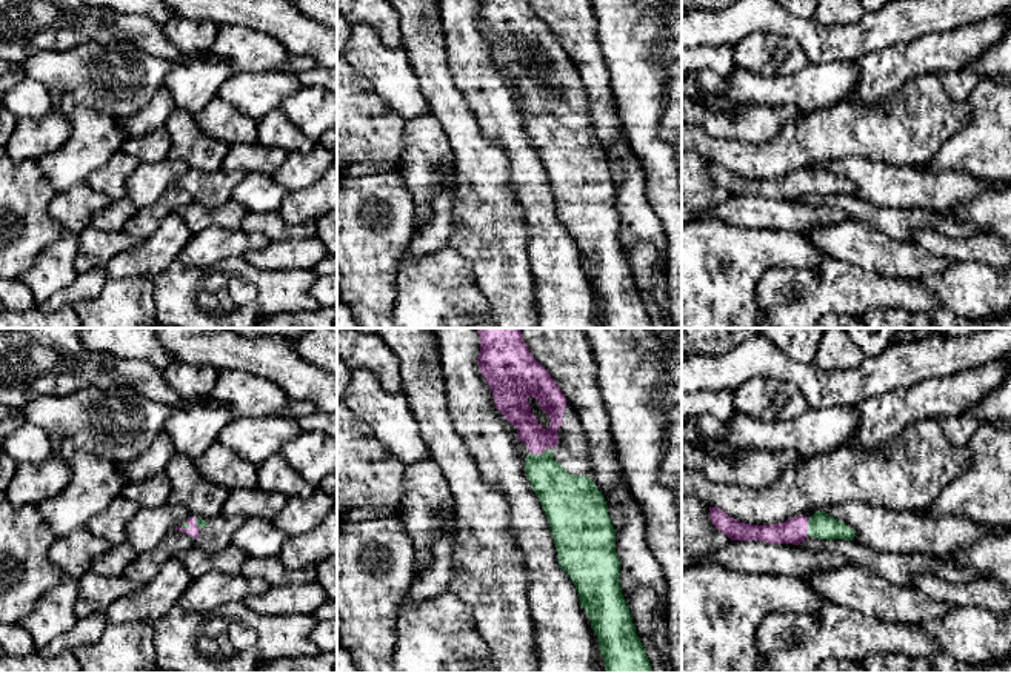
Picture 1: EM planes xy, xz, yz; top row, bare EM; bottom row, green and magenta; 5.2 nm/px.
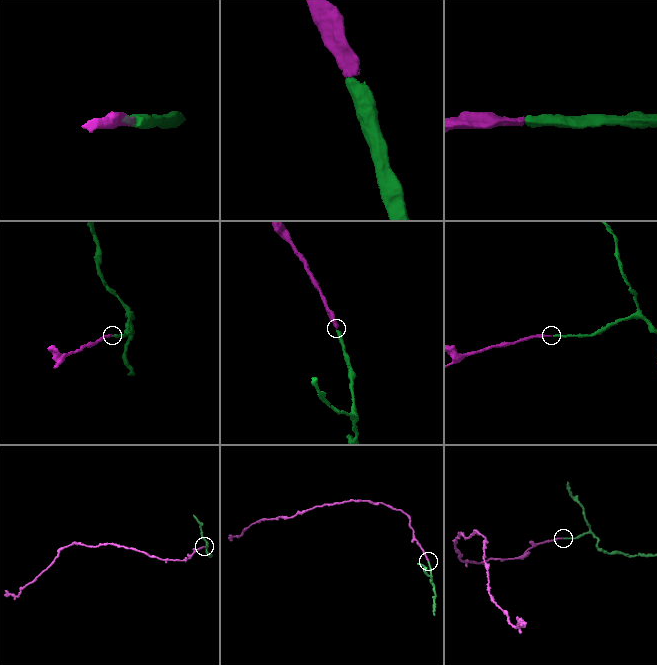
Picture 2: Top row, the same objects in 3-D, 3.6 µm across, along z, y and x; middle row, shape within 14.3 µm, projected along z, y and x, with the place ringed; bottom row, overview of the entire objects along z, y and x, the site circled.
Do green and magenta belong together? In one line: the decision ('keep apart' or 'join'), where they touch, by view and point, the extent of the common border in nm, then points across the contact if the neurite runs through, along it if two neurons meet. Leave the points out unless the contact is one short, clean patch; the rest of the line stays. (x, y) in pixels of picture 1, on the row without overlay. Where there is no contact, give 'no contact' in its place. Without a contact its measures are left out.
join; meets green in xz at (536, 110); contact 80 nm long; runs through xz (560, 150), (542, 127), (536, 110), (536, 93), (517, 66)

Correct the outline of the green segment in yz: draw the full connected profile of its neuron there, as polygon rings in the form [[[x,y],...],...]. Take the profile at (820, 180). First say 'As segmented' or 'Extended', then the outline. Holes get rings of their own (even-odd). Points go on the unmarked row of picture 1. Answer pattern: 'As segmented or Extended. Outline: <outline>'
Extended. Outline: [[[709,162],[712,180],[726,189],[731,196],[763,196],[768,199],[794,199],[799,200],[806,191],[817,194],[845,194],[853,196],[856,186],[845,177],[816,166],[809,174],[796,171],[782,179],[752,180],[729,172],[725,166]]]

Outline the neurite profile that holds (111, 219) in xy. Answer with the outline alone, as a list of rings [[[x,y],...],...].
[[[126,197],[114,200],[106,208],[92,214],[91,226],[105,233],[122,231],[137,209],[138,208]]]

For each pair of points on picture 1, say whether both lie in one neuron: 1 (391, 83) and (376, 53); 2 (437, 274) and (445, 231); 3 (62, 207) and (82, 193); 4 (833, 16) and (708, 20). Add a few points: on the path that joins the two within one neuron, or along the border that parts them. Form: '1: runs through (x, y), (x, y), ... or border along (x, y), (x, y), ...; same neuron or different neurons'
1: runs through (391, 76), (377, 60); same neuron
2: border along (448, 245), (416, 257), (407, 254); different neurons
3: runs through (66, 207), (77, 197); same neuron
4: border along (813, 17), (824, 25), (848, 25); different neurons

